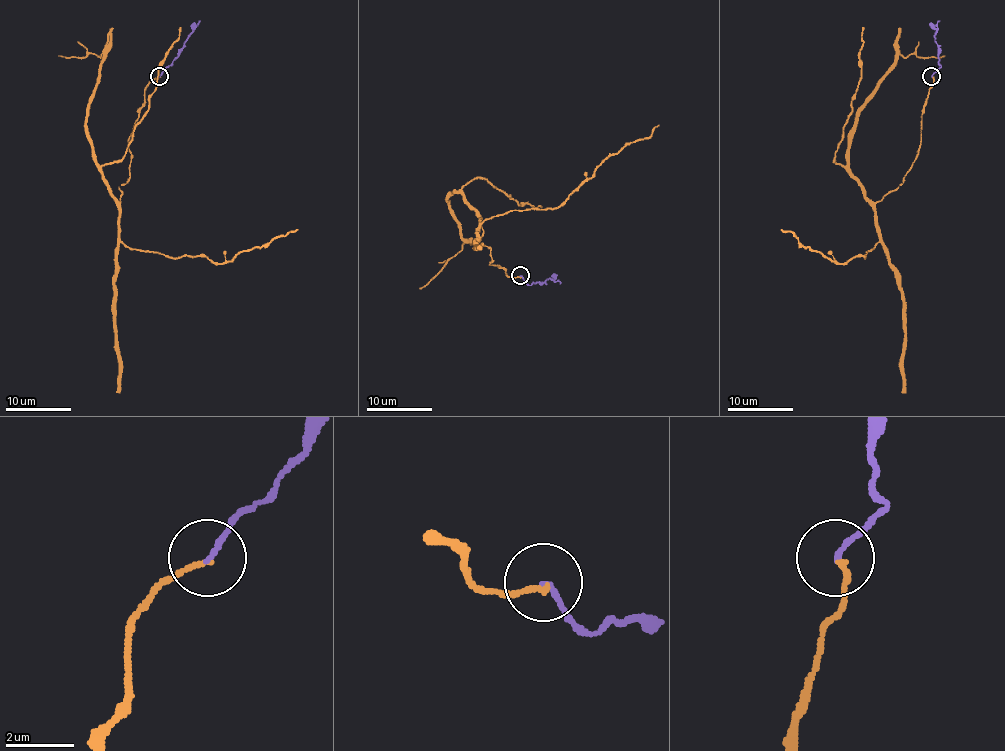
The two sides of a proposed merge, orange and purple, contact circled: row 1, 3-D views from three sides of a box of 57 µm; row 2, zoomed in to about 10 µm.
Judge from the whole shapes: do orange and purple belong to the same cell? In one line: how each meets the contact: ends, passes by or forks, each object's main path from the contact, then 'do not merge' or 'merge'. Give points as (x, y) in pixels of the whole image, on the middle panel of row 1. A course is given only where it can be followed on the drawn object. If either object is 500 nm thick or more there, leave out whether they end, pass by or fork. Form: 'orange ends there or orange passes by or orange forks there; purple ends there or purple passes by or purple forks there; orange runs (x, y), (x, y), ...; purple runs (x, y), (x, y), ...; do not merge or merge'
orange ends there; purple ends there; orange runs (521, 275), (489, 263), (479, 220), (557, 208), (608, 158), (658, 125); purple runs (520, 275), (530, 285), (548, 278), (561, 283); merge

